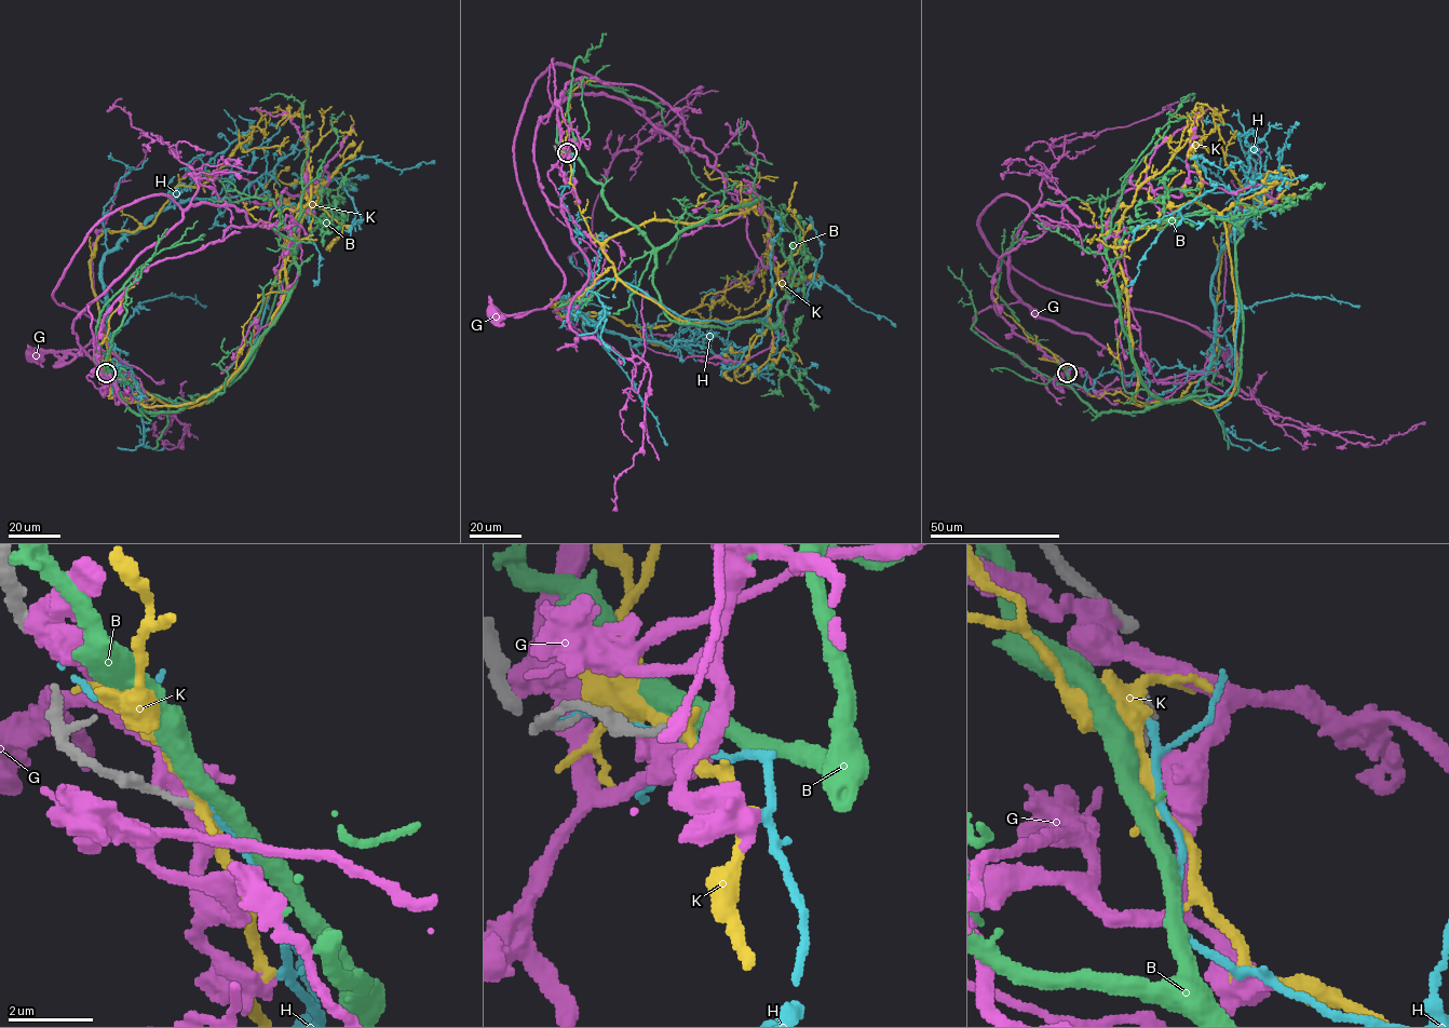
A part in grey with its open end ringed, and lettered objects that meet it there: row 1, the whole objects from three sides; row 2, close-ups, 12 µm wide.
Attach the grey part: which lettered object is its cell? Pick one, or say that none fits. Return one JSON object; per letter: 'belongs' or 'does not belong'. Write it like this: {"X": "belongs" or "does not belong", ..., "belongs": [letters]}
{"B": "does not belong", "G": "does not belong", "H": "does not belong", "K": "does not belong", "belongs": []}

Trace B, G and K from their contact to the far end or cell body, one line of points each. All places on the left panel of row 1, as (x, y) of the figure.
B: (106, 373), (139, 415), (228, 387), (298, 244), (334, 218), (334, 201), (342, 212)
G: (106, 374), (108, 309), (219, 241), (226, 206), (151, 194), (105, 216), (53, 292), (103, 329), (35, 352)
K: (106, 374), (109, 395), (126, 403), (201, 405), (245, 357), (316, 201), (342, 228), (328, 247), (336, 239)

